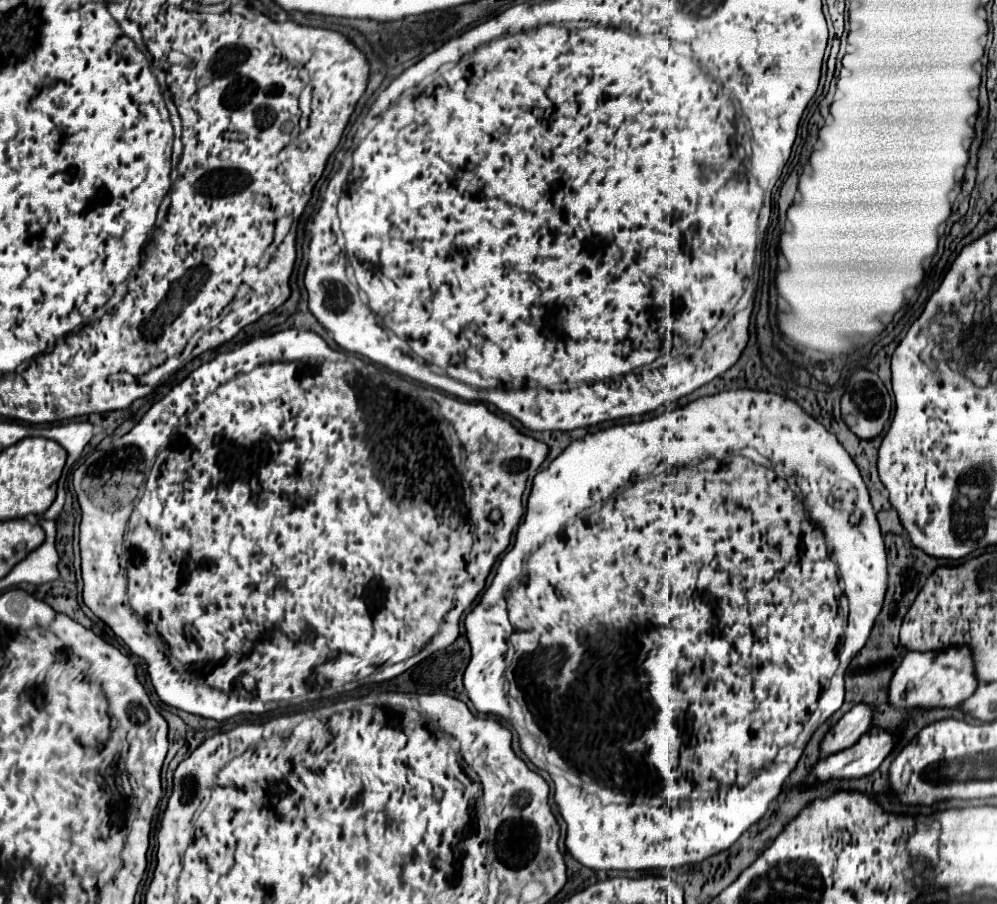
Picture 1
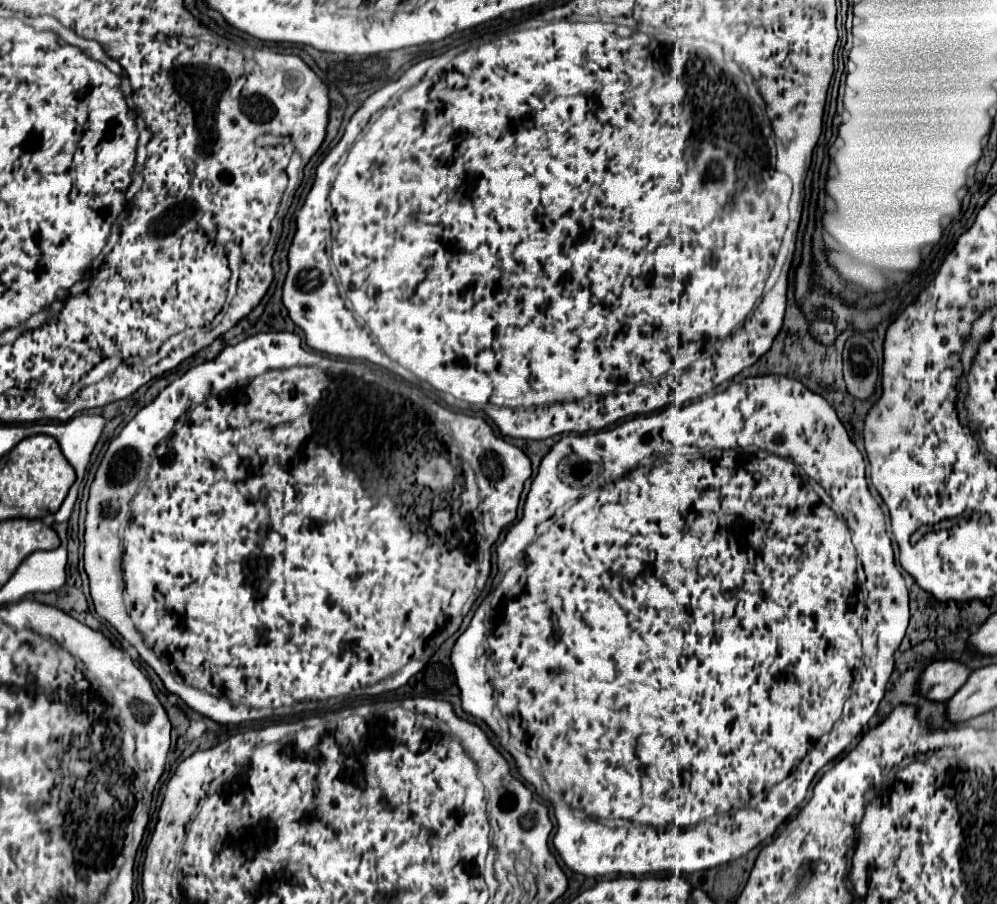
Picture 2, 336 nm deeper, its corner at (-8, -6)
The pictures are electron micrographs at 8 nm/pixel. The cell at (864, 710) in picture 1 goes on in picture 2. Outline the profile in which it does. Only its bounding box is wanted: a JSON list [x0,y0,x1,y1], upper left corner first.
[920,658,970,700]

